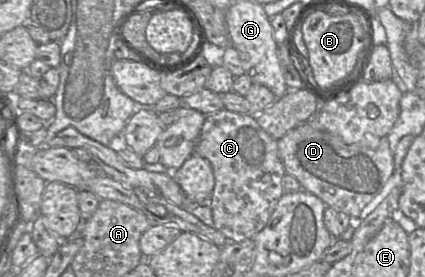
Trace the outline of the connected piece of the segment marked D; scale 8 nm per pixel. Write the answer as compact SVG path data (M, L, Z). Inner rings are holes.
M305 122L278 139L277 144L286 174L295 177L303 190L317 196L326 207L343 212L351 219L362 218L394 172L394 150L387 136L380 139L376 149L370 149L348 145Z

